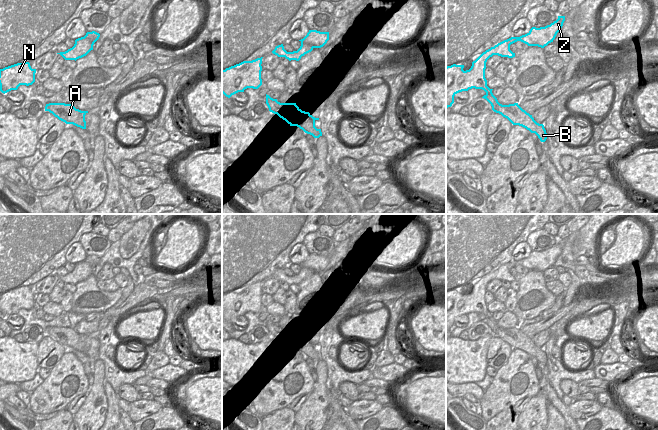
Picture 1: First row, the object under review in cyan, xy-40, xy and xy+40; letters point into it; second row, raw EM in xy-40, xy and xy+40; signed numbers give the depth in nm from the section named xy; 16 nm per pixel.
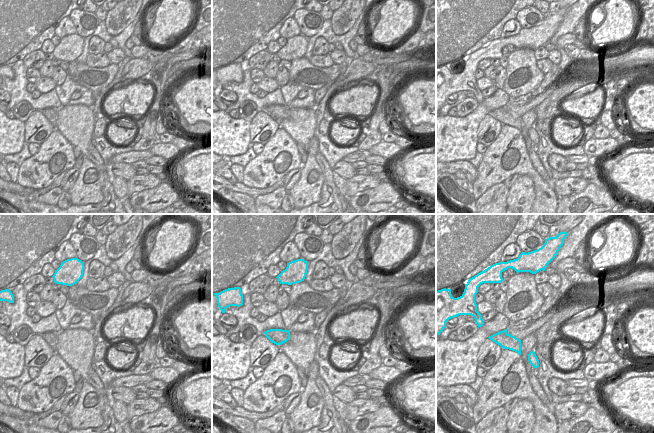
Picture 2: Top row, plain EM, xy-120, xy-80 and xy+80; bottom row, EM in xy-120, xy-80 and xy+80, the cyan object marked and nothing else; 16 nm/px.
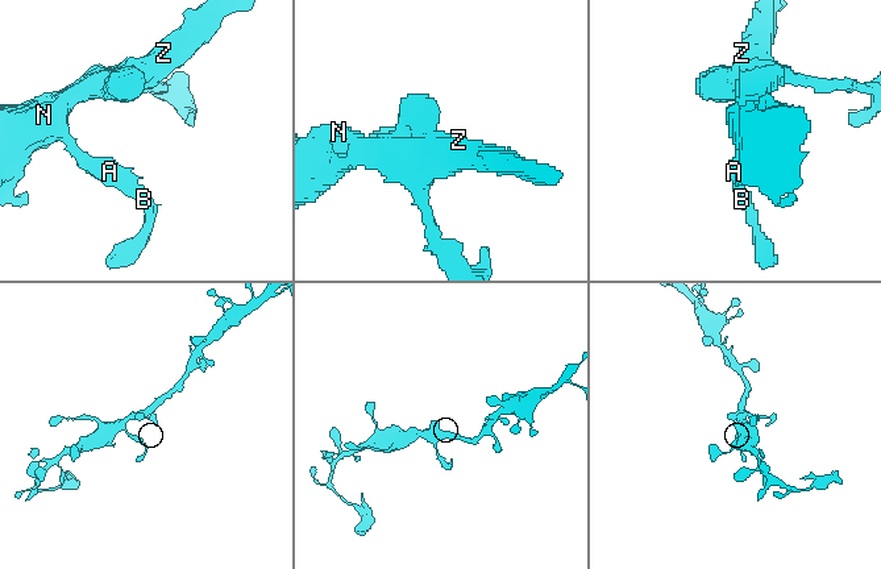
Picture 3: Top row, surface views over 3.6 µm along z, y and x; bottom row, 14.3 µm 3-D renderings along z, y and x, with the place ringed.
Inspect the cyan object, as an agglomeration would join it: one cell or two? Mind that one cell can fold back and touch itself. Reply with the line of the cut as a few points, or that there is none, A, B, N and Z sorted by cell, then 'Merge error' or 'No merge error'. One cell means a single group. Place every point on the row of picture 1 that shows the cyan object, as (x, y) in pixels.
No split. Groups: A B N Z. No merge error

